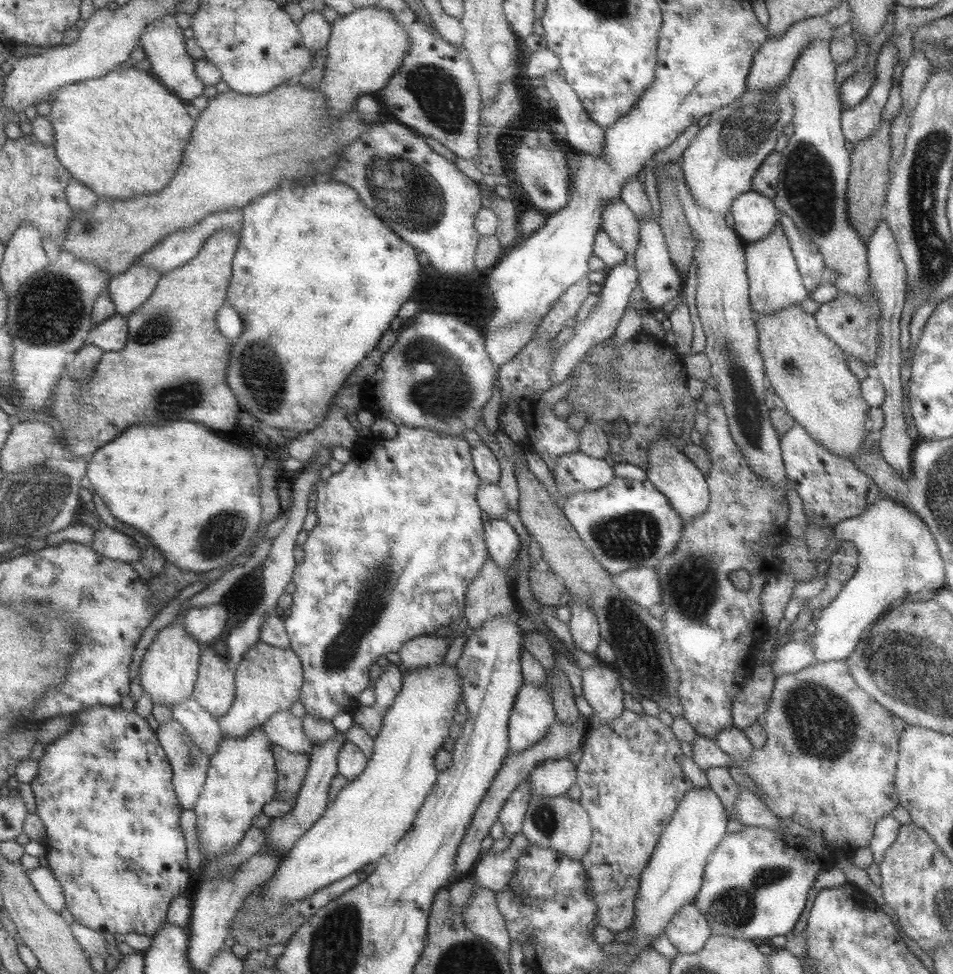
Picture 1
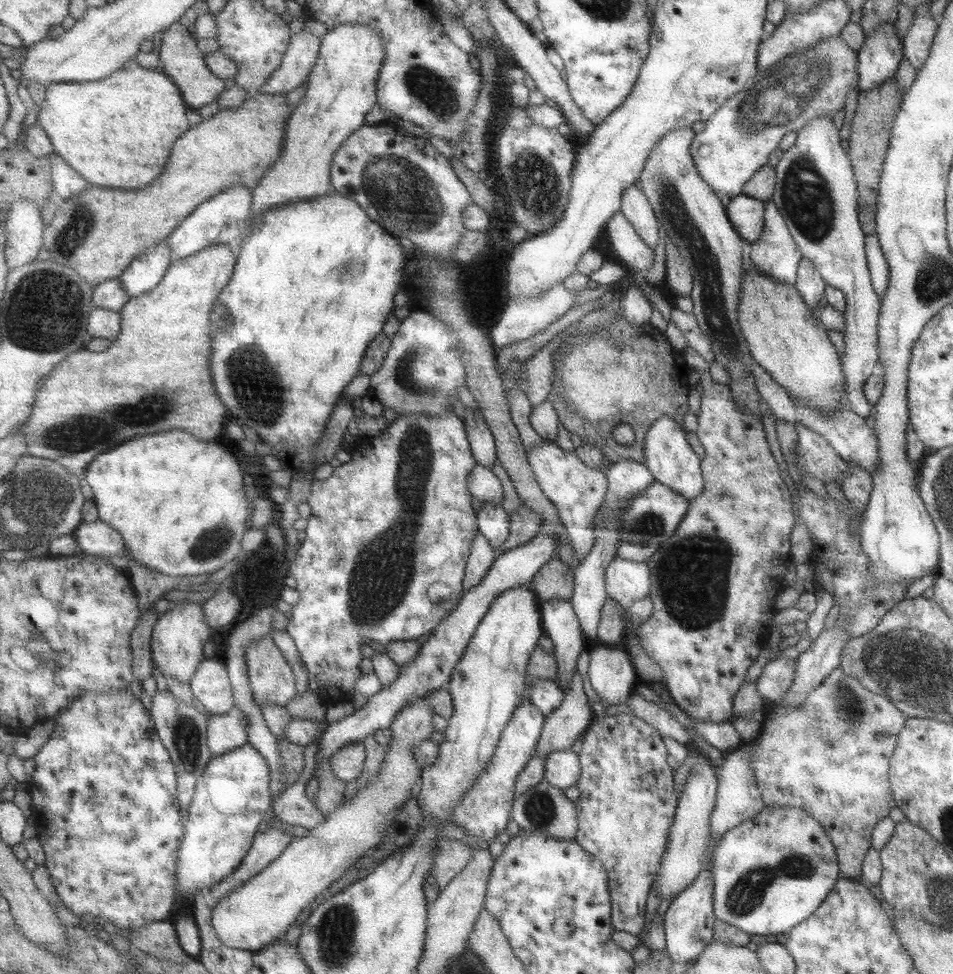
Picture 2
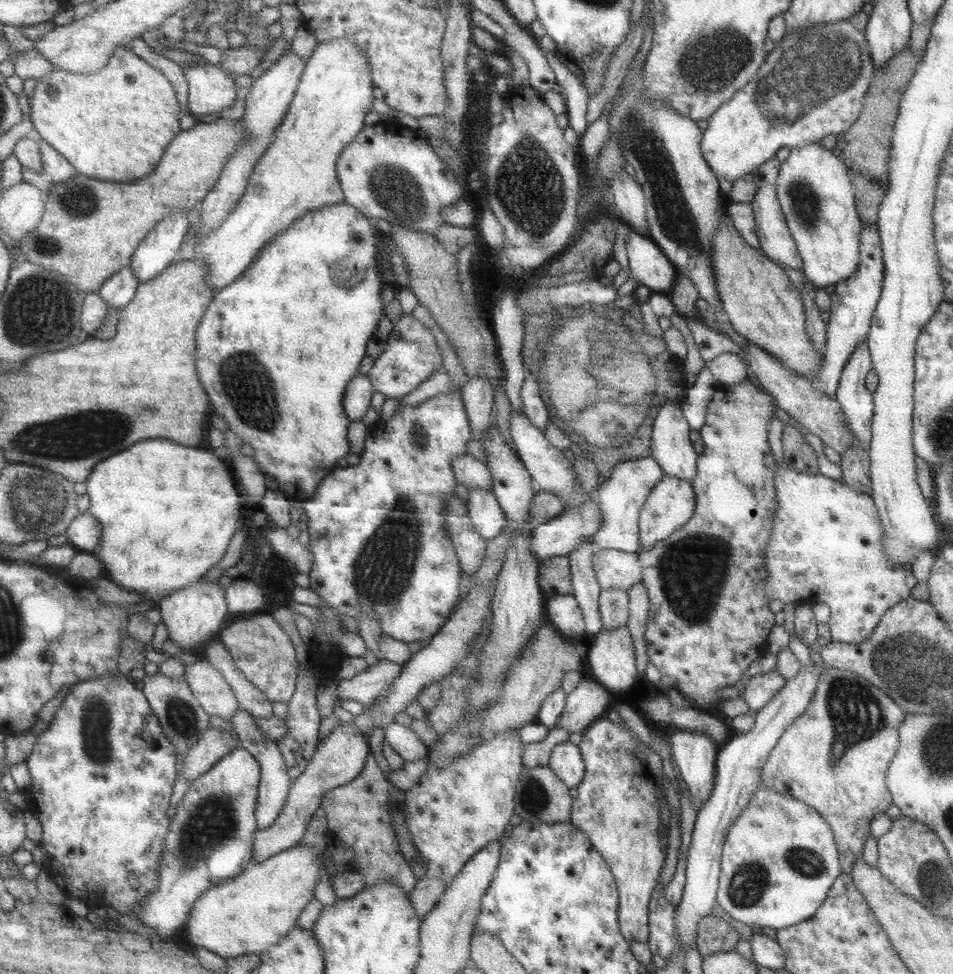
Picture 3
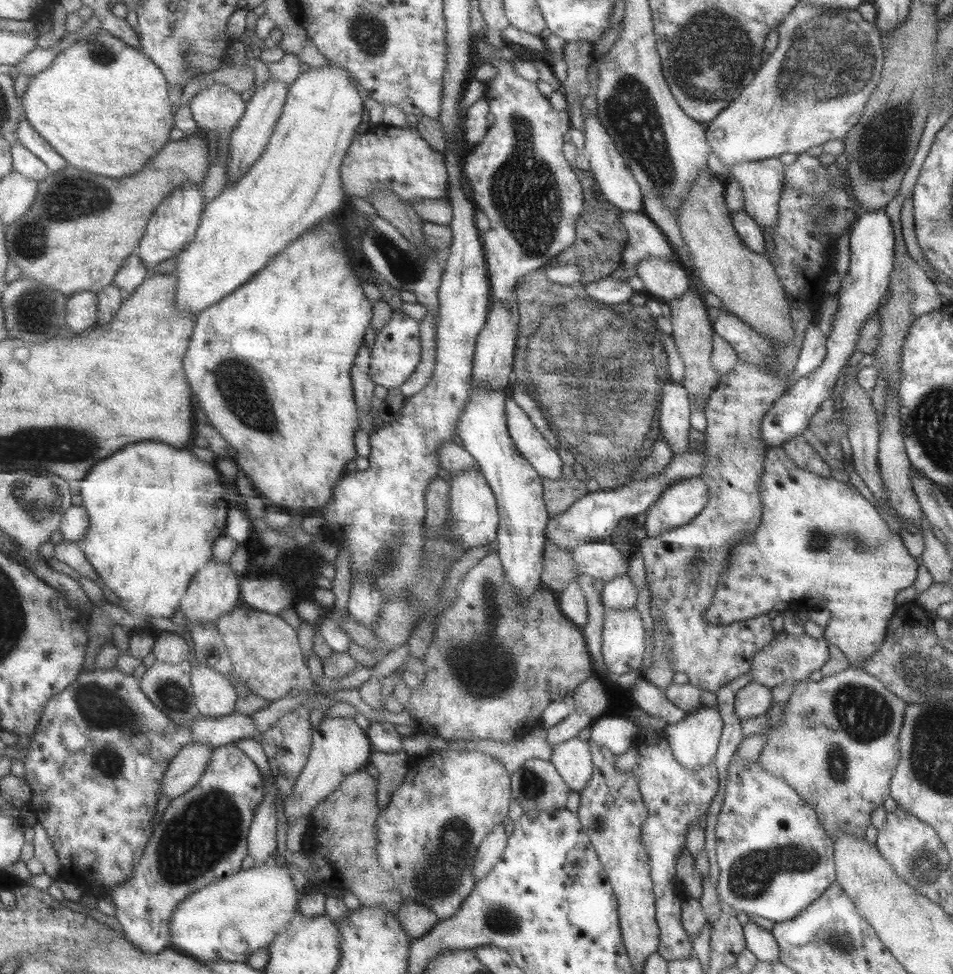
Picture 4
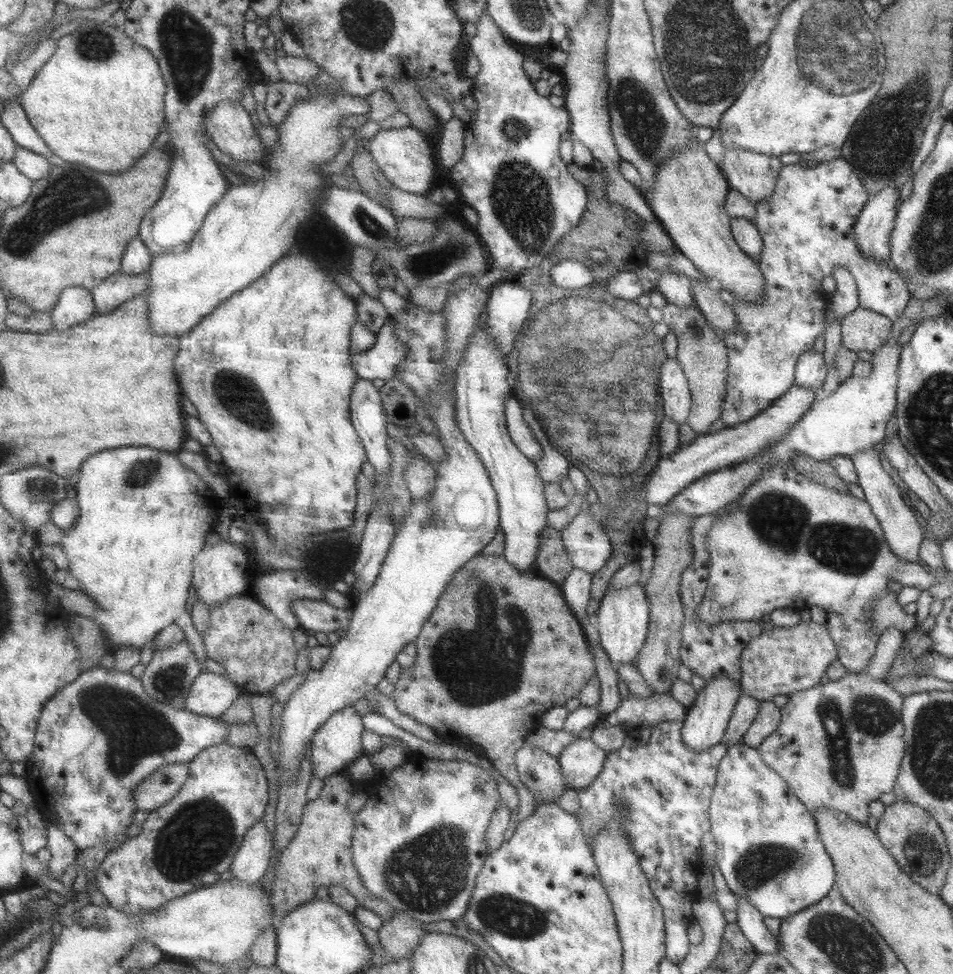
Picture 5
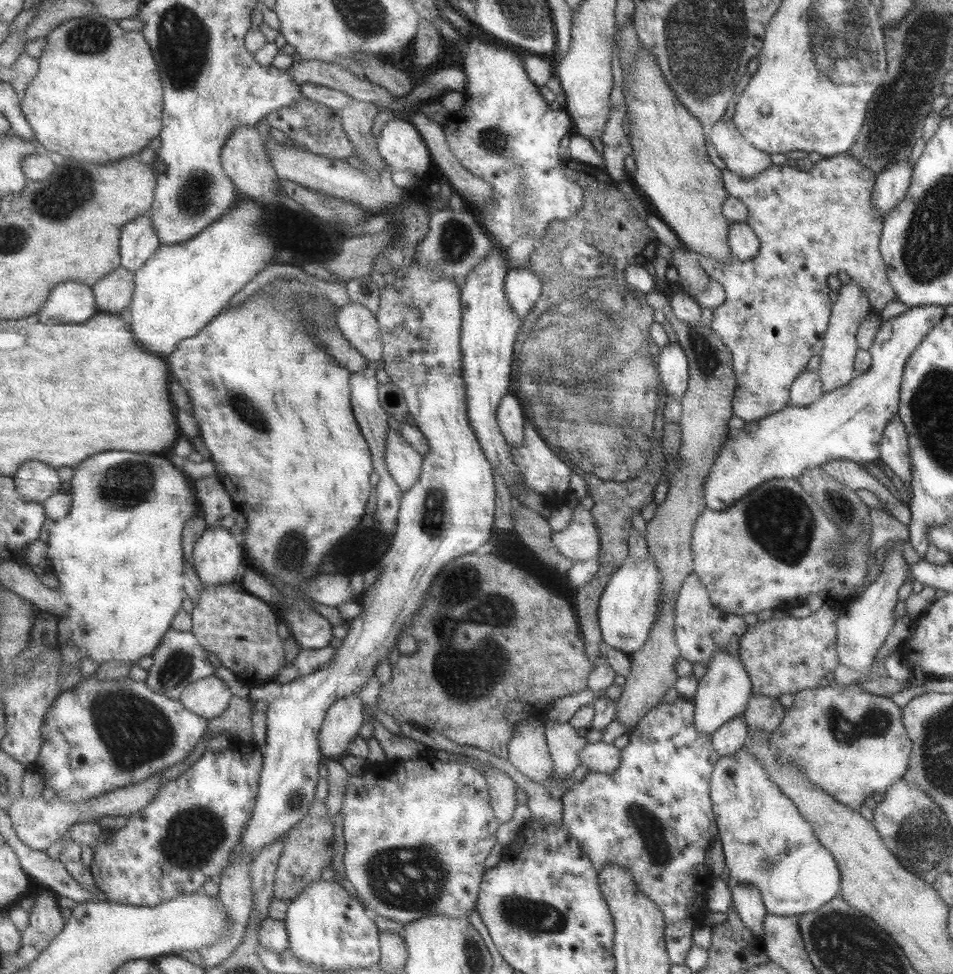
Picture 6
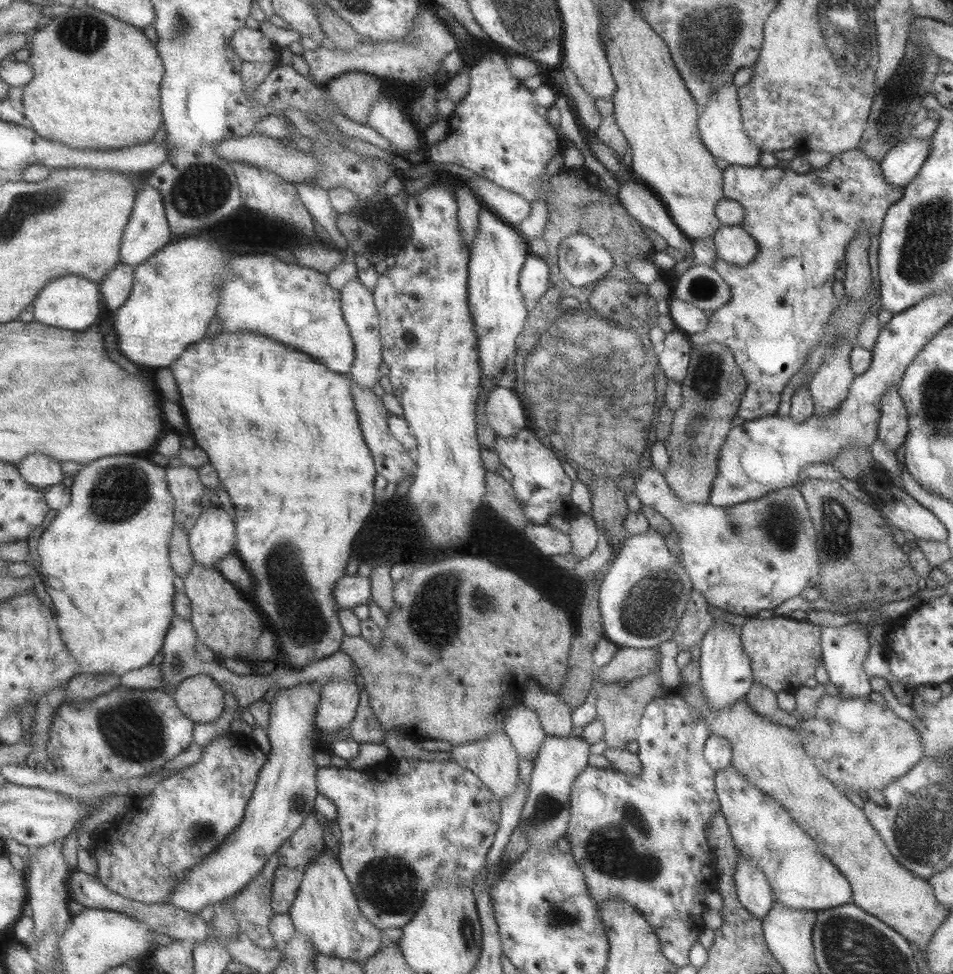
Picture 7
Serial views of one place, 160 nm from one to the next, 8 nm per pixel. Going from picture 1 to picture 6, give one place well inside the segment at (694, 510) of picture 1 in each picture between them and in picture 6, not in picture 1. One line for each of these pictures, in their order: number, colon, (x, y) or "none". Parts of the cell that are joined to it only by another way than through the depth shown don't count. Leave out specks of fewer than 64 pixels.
2: (669, 457)
3: (671, 448)
4: (674, 419)
5: (674, 389)
6: (673, 366)

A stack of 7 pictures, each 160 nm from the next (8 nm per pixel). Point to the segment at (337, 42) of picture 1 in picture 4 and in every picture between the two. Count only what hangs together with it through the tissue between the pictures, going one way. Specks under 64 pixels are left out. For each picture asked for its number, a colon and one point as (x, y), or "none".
2: (341, 90)
3: (298, 175)
4: (296, 183)

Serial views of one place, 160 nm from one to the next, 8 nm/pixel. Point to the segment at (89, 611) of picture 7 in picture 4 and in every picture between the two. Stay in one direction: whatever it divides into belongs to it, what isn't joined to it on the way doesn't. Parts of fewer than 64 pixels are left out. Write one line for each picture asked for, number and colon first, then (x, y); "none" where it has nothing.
4: (157, 511)
5: (135, 555)
6: (120, 555)

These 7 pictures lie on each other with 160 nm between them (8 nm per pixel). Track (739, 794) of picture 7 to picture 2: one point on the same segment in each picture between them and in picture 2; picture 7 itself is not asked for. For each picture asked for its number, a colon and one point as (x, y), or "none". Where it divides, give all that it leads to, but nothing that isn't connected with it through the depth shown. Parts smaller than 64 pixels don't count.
2: (770, 874)
3: (780, 858)
4: (775, 858)
5: (769, 850)
6: (766, 843)

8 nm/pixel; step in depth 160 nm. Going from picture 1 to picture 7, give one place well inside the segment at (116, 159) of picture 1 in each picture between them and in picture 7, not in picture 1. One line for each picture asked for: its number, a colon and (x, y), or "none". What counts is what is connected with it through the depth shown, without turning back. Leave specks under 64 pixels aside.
2: (120, 132)
3: (117, 124)
4: (108, 107)
5: (100, 101)
6: (100, 97)
7: (99, 80)

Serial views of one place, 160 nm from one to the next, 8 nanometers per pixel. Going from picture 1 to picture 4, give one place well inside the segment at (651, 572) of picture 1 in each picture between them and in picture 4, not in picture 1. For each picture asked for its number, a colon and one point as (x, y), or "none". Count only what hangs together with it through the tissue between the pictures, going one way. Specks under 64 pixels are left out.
2: (626, 581)
3: (614, 569)
4: (601, 560)

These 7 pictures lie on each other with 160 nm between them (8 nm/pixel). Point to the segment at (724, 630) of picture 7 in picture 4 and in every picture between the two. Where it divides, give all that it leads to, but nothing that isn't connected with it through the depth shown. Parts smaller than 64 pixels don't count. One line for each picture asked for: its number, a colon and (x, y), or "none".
4: (694, 741)
5: (707, 719)
6: (724, 692)

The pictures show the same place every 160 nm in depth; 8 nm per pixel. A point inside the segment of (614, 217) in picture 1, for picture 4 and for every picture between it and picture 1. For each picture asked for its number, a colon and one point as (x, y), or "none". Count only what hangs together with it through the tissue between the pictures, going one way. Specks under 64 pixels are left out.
2: (631, 250)
3: (654, 272)
4: (666, 279)

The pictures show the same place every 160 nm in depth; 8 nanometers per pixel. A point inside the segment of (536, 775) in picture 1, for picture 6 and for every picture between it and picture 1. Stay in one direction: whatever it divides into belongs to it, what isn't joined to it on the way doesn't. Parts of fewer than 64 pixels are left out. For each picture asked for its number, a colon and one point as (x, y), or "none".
2: (562, 768)
3: (566, 761)
4: (573, 760)
5: (581, 761)
6: (600, 757)

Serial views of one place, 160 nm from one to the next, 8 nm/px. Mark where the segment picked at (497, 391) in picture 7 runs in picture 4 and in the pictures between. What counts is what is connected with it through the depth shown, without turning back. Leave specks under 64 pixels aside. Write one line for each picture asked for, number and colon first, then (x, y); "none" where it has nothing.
4: (546, 460)
5: (520, 432)
6: (511, 416)

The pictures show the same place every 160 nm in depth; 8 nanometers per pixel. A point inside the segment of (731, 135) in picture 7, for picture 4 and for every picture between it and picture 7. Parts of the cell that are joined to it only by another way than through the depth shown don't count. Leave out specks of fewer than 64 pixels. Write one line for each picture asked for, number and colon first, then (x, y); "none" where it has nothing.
4: (762, 181)
5: (755, 175)
6: (746, 161)

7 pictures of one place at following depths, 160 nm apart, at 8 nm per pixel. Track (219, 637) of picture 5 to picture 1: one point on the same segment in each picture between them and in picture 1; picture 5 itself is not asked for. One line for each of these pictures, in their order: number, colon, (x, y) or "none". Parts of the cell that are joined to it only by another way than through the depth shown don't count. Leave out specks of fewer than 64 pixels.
1: (269, 680)
2: (273, 678)
3: (263, 649)
4: (267, 652)

